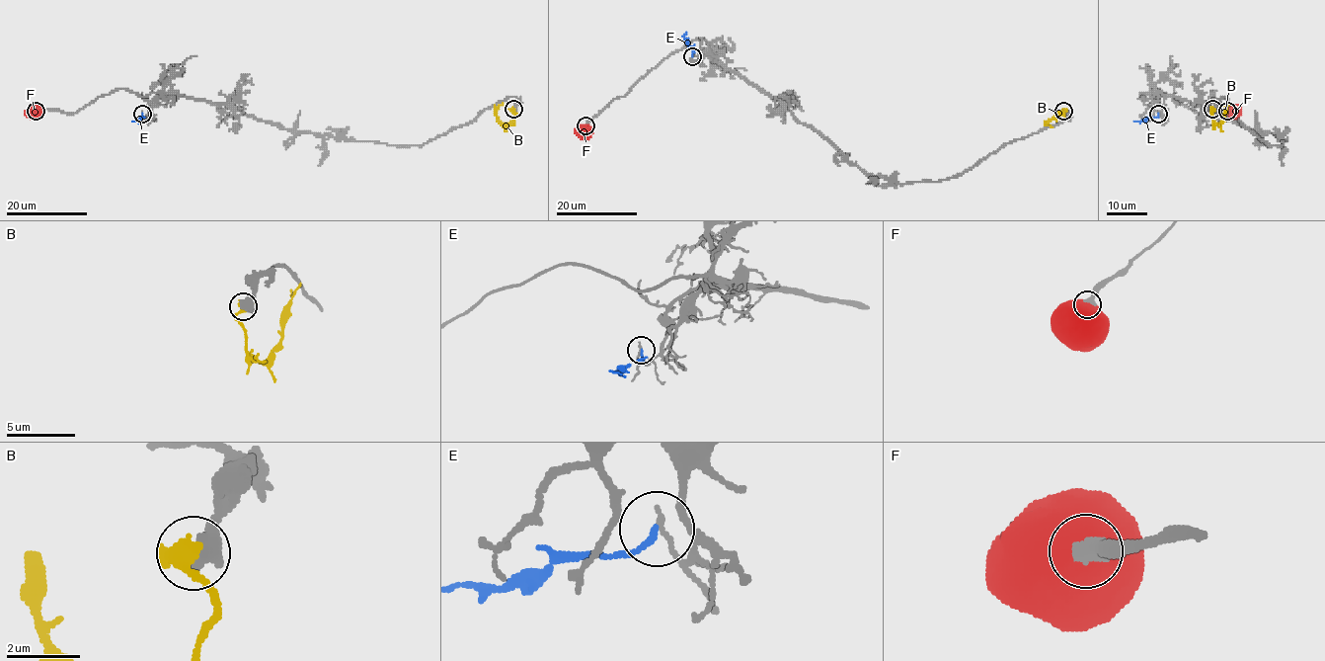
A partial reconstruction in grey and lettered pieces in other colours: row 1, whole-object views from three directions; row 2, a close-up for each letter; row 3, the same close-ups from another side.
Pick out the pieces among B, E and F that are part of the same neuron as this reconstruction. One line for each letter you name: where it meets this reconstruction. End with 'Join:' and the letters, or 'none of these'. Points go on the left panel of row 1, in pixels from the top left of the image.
F: contact (36, 111)
Join: F

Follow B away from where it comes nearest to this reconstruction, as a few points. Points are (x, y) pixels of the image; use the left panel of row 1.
B: (512, 109), (516, 116), (513, 121), (504, 124), (497, 116), (502, 102)

